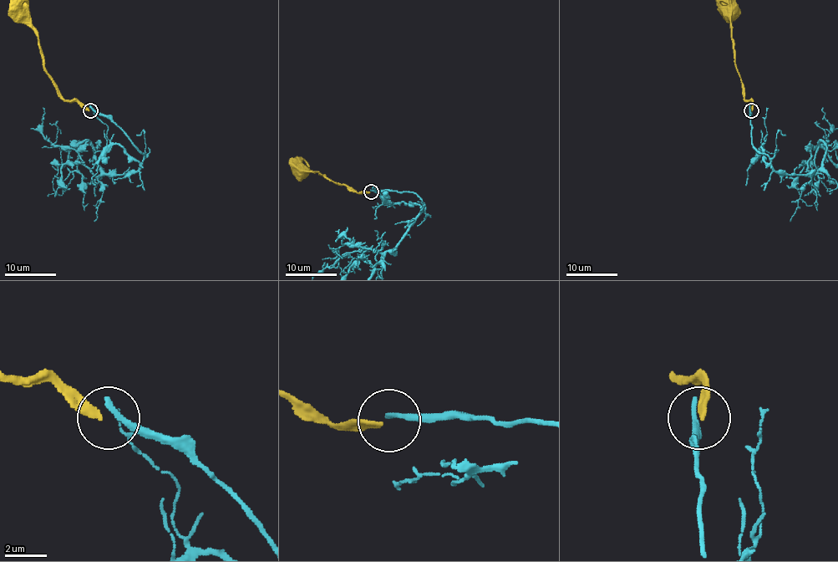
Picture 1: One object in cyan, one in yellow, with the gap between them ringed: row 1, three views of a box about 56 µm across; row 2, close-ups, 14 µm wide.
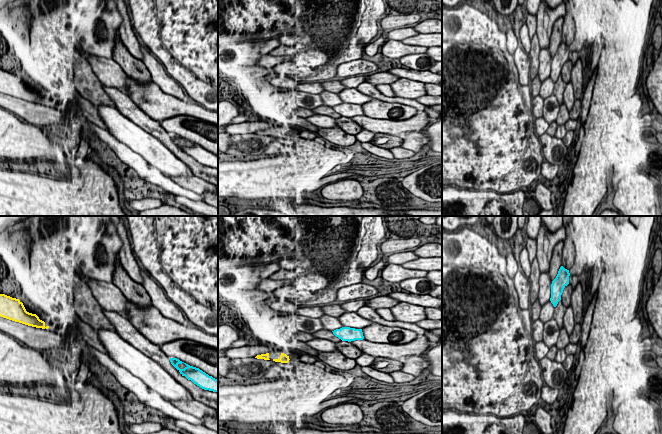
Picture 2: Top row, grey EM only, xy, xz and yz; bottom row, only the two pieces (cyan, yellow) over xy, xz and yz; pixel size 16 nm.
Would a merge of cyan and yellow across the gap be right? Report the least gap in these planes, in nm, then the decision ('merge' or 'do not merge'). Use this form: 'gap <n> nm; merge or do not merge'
gap 800 nm; do not merge

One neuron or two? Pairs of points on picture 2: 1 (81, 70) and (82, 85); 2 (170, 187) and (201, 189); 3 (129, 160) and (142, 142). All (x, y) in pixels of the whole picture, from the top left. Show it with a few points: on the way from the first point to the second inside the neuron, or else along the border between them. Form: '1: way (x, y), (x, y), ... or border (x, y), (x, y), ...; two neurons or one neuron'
1: way (82, 74), (82, 81); one neuron
2: border (166, 176), (202, 195); two neurons
3: border (116, 138), (139, 153), (154, 166); two neurons

